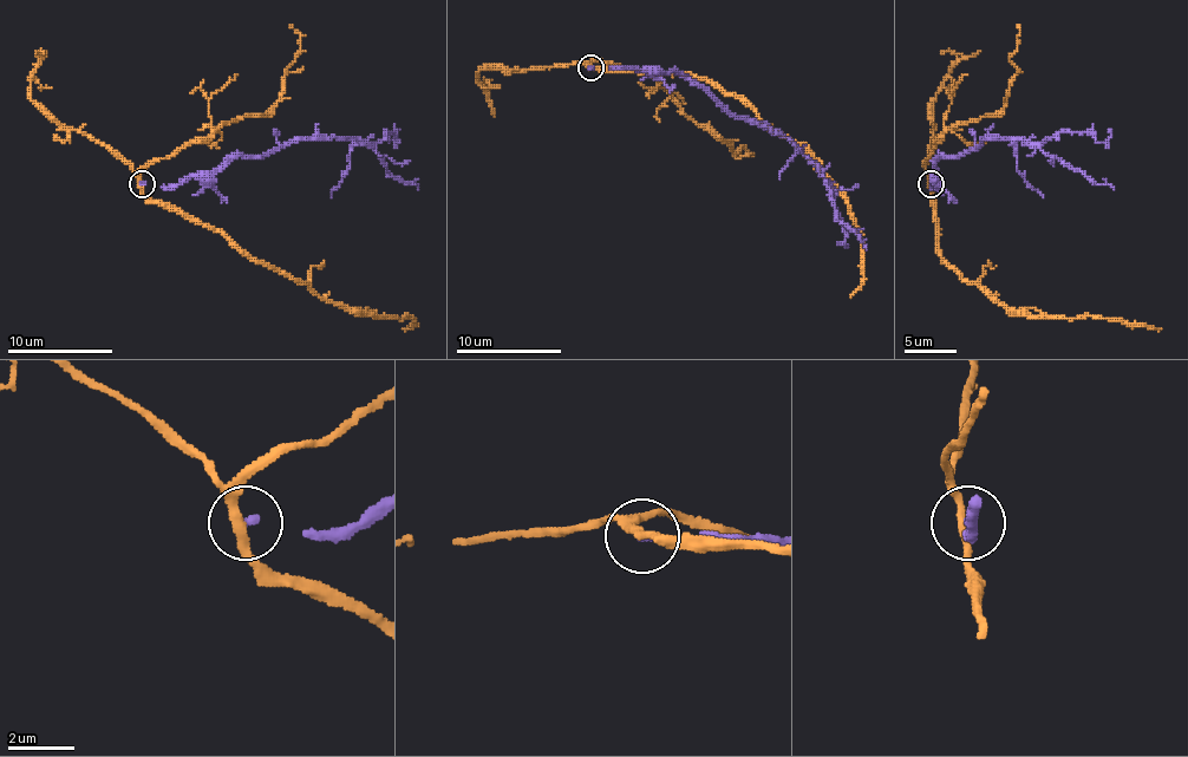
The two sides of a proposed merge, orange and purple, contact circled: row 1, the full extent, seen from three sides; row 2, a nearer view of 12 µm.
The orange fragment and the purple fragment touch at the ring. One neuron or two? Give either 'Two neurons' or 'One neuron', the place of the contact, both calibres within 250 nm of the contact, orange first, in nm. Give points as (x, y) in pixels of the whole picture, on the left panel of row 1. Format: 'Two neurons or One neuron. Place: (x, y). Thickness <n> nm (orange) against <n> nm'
Two neurons. Place: (142, 183). Thickness 260 nm (orange) against 200 nm

